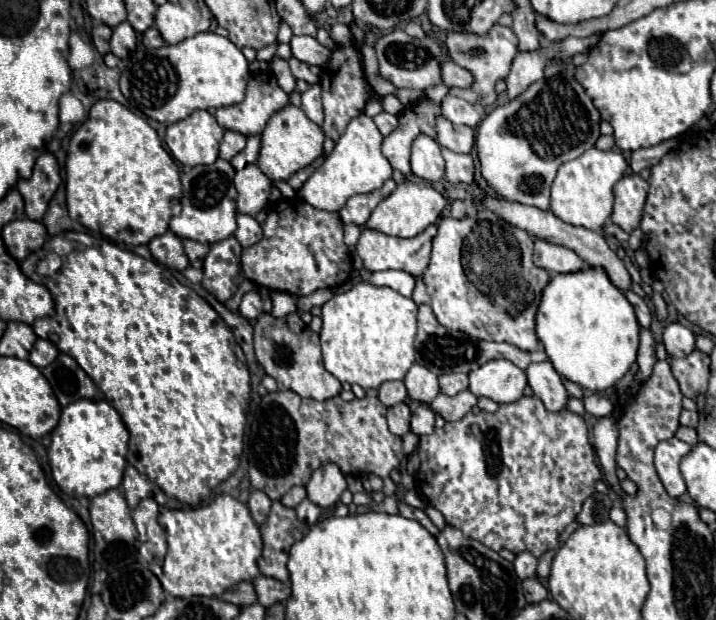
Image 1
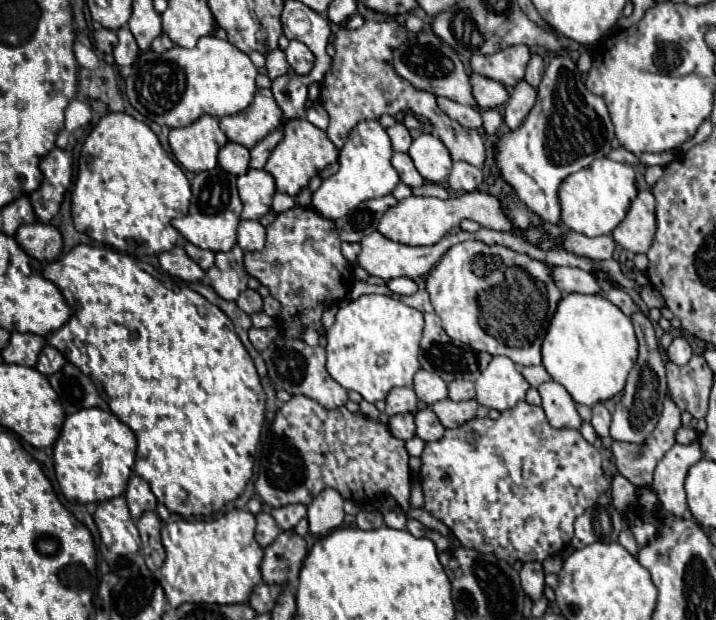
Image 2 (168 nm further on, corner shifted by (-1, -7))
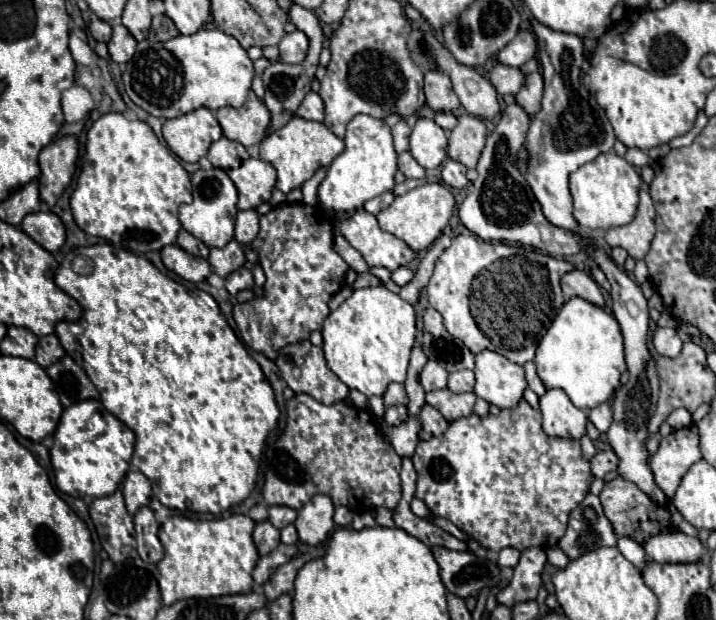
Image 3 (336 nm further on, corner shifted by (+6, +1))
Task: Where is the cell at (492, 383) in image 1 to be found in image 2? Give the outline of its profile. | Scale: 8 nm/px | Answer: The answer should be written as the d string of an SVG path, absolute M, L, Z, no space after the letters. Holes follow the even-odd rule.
M494 356L476 380L476 402L502 412L524 400L528 388L530 384L510 358Z

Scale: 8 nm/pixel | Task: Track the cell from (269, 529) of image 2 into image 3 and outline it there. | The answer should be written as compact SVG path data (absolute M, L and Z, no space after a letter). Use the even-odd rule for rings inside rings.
M267 520L267 522L261 522L261 524L255 524L255 530L253 530L253 542L259 550L259 556L267 556L269 552L273 552L281 538L279 538L279 530Z

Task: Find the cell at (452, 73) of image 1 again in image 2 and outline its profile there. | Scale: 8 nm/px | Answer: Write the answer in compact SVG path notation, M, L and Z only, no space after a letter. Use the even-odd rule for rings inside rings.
M470 74L470 86L472 86L472 96L478 106L494 108L508 100L508 90L500 82L494 82L480 74Z

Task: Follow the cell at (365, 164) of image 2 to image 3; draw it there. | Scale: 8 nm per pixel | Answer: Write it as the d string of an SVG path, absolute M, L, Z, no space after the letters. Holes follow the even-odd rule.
M357 114L347 124L345 150L331 162L325 180L319 186L319 204L335 212L355 212L383 192L393 190L397 172L397 152L393 148L391 128L373 116Z

